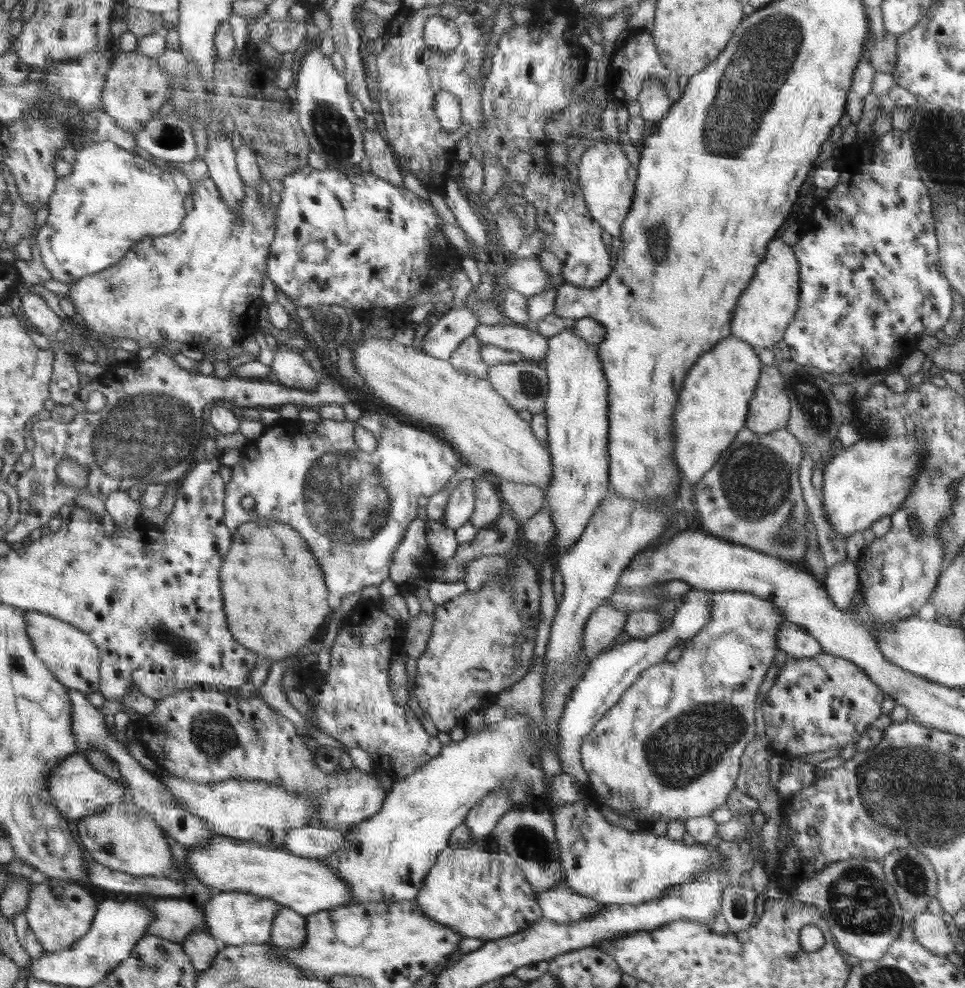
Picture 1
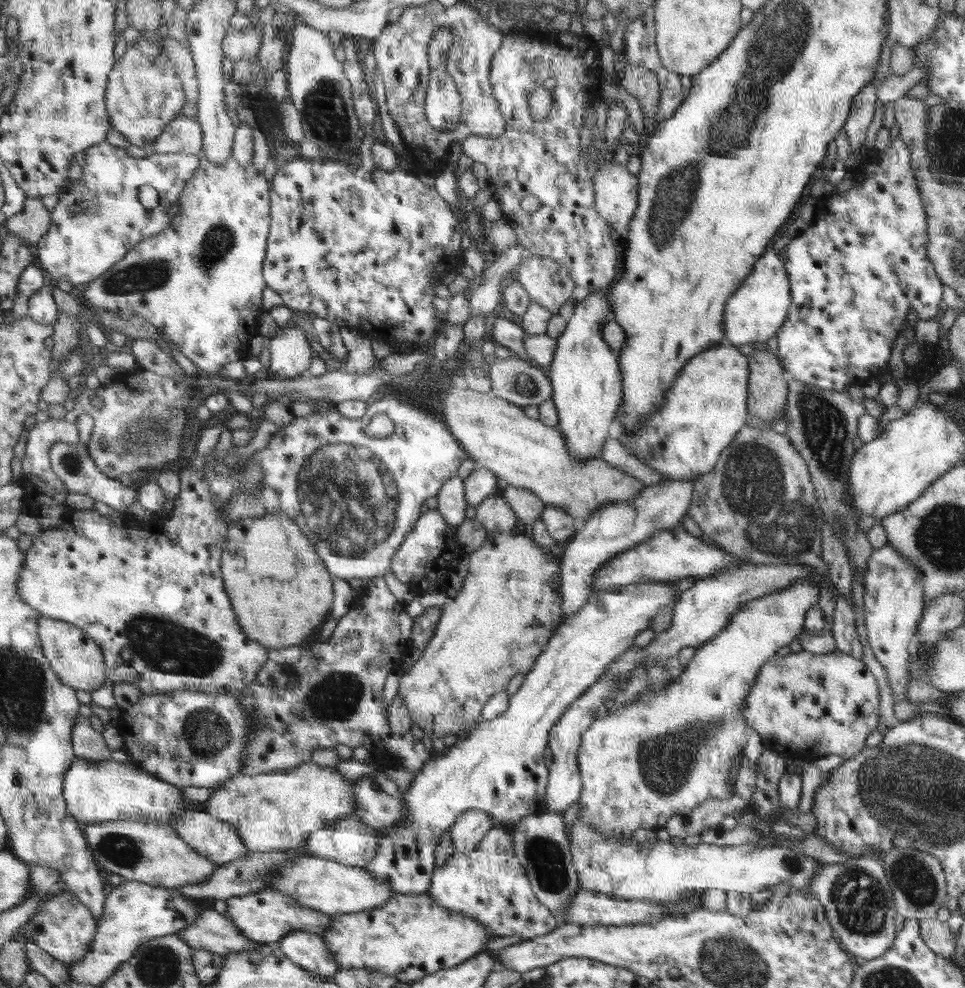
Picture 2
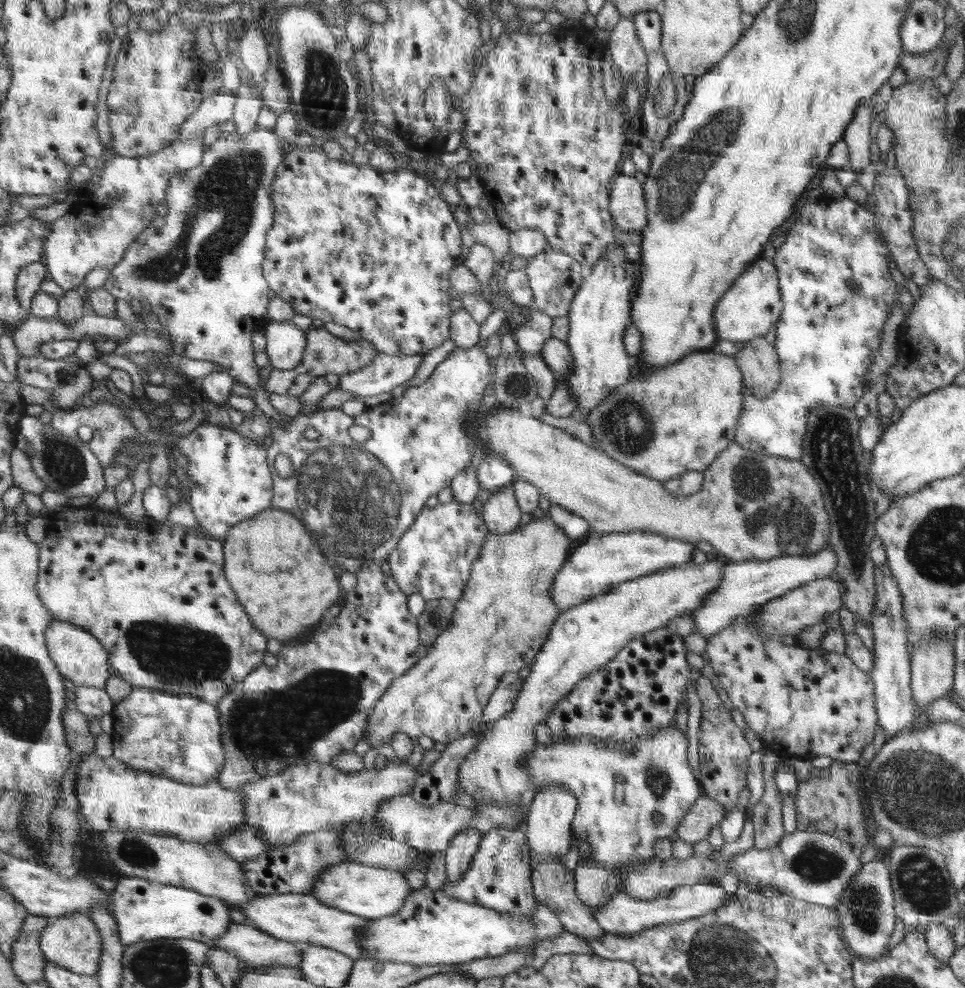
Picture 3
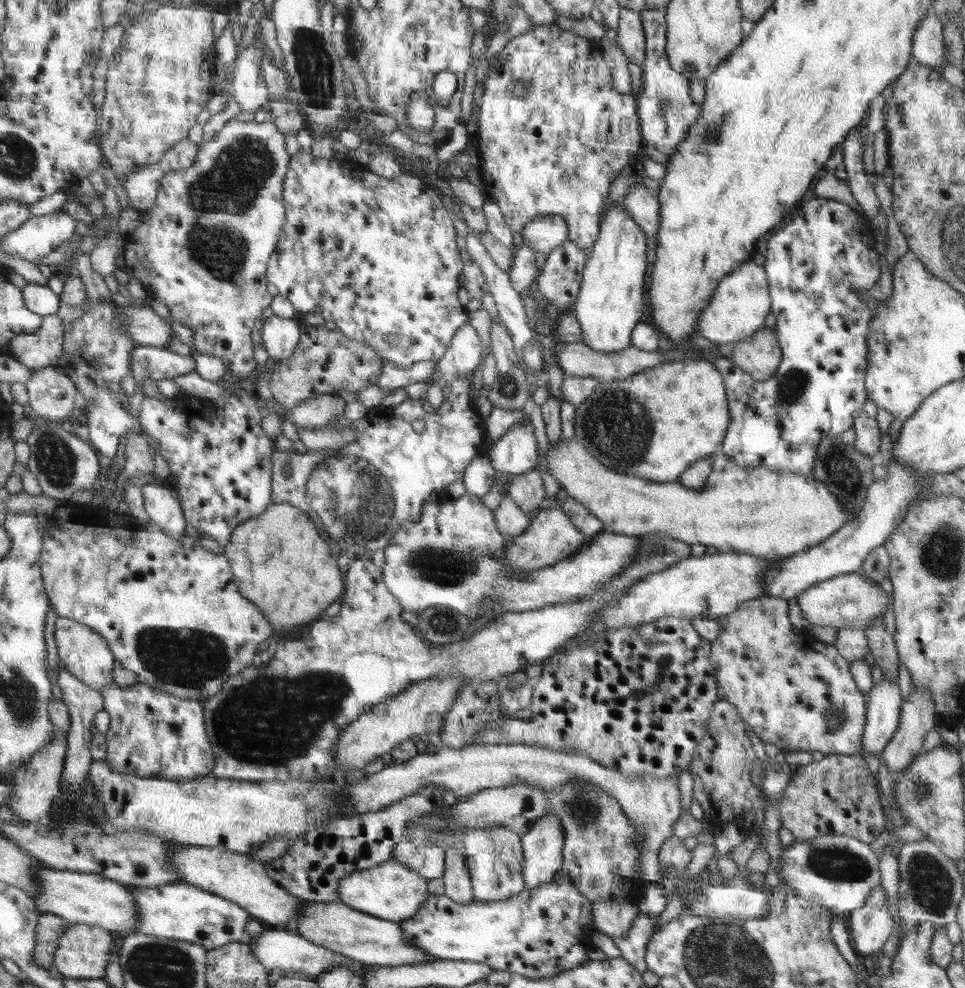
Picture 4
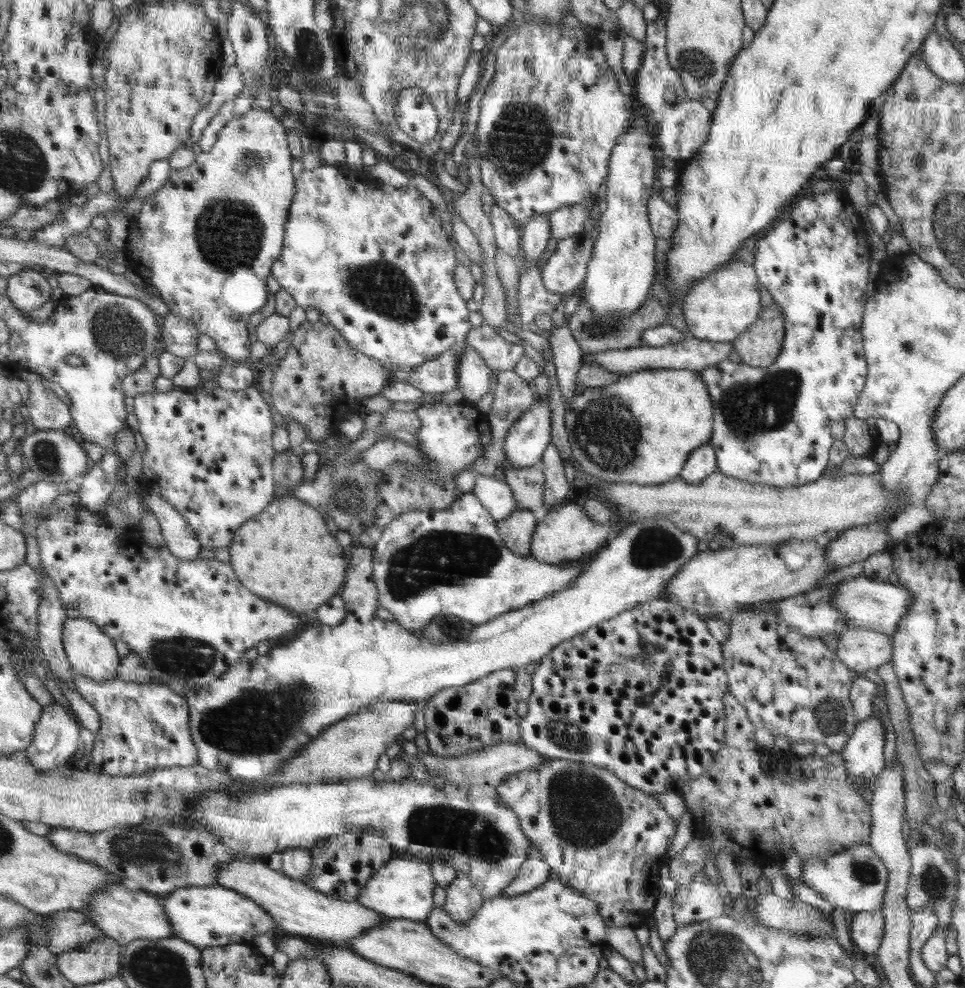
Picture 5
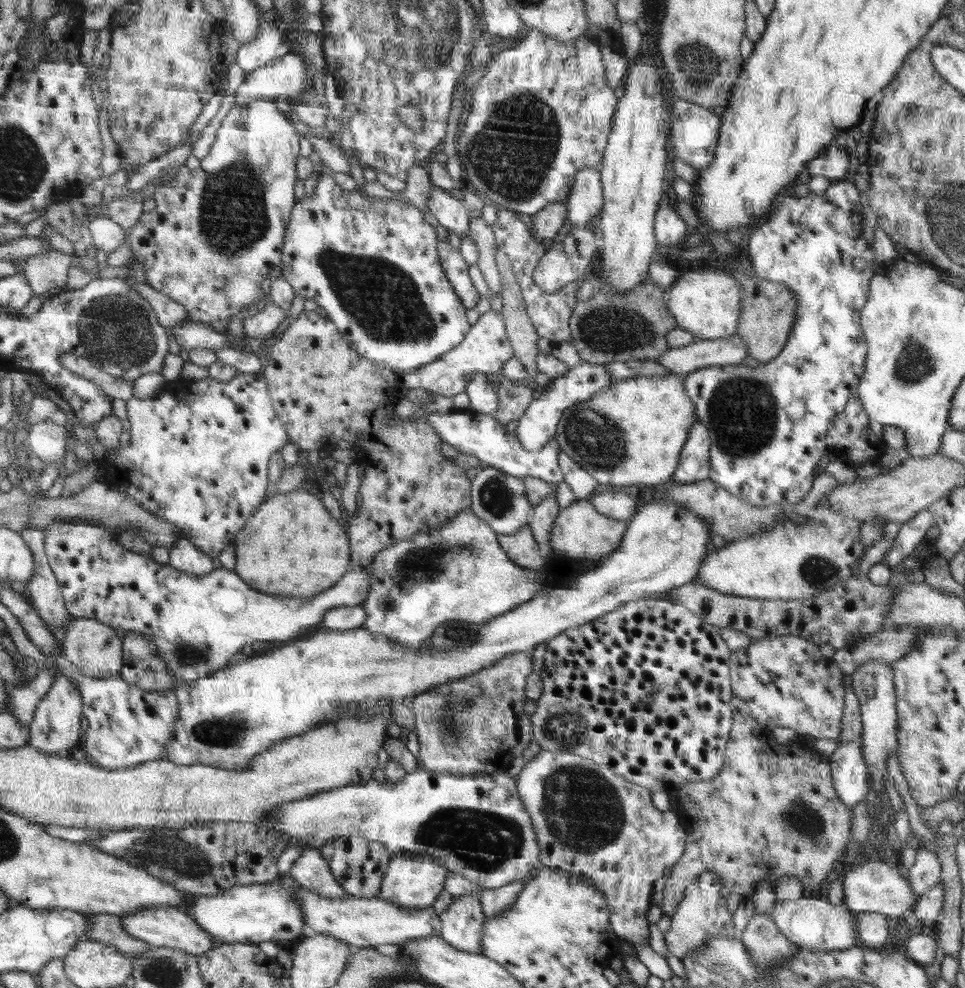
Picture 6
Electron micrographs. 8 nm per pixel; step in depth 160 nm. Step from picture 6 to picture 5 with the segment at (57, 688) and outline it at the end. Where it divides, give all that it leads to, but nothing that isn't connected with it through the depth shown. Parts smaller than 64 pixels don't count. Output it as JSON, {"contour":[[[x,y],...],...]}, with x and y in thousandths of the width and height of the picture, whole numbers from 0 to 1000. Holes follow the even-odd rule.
{"contour":[[[59,702],[56,714],[45,716],[42,729],[36,735],[35,749],[26,759],[39,780],[66,777],[68,769],[84,755],[73,717],[68,719],[64,715],[64,705]]]}

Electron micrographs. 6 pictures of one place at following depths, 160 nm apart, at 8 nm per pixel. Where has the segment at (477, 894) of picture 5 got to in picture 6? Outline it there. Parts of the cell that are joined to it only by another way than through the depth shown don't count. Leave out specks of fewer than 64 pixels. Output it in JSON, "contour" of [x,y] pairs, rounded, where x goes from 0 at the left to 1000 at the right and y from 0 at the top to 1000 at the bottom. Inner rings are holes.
{"contour":[[[498,906],[472,907],[464,921],[455,927],[457,948],[469,959],[498,966],[501,937],[504,935],[498,910]]]}

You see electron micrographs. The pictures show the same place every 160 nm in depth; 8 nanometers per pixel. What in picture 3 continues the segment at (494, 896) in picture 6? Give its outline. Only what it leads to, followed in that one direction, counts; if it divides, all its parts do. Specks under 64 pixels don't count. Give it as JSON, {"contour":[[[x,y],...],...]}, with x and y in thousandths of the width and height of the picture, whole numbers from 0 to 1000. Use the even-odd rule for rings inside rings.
{"contour":[[[568,795],[559,800],[546,824],[546,852],[551,871],[577,871],[584,866],[592,853],[596,824],[599,822],[599,808],[585,796]]]}

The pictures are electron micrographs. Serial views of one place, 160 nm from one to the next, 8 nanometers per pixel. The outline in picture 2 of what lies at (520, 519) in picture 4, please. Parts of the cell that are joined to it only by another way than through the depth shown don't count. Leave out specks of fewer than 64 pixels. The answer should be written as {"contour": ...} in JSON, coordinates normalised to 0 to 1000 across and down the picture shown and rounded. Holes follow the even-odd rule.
{"contour":[[[511,500],[493,512],[492,525],[506,539],[528,539],[537,522],[524,504]]]}

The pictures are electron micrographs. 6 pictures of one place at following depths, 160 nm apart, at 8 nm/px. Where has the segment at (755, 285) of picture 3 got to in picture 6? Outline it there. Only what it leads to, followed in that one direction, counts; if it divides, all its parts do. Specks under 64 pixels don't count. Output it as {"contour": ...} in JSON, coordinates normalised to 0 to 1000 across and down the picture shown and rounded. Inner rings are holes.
{"contour":[[[738,269],[727,271],[723,275],[714,274],[711,277],[705,277],[692,296],[692,312],[699,319],[704,331],[716,335],[720,342],[727,344],[754,342],[764,337],[771,303],[767,287],[763,285],[763,282],[754,274],[742,273]]]}

